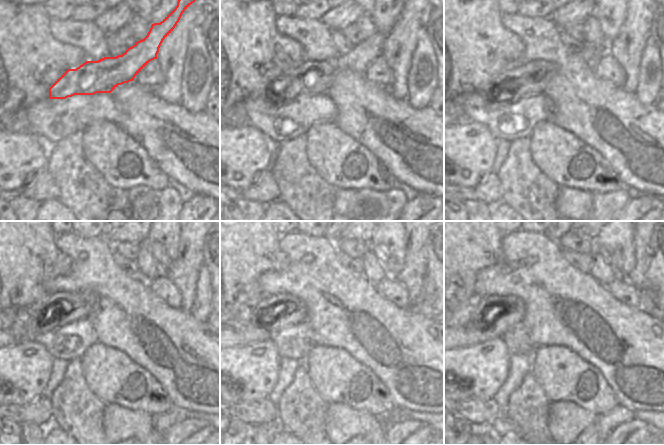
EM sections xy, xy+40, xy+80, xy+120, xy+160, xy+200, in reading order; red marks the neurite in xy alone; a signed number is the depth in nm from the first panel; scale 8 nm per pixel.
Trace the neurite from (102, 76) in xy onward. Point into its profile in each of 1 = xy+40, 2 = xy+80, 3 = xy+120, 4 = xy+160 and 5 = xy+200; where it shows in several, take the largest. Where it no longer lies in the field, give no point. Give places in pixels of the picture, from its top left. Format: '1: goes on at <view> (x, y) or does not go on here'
1: goes on at xy+40 (311, 77)
2: goes on at xy+80 (531, 78)
3: goes on at xy+120 (69, 307)
4: goes on at xy+160 (292, 310)
5: goes on at xy+200 (513, 312)

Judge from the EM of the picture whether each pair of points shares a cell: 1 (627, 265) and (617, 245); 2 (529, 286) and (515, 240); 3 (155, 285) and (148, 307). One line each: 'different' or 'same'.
1: same
2: same
3: different

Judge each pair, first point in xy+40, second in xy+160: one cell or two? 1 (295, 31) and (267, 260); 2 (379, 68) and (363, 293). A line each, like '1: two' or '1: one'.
1: two
2: two

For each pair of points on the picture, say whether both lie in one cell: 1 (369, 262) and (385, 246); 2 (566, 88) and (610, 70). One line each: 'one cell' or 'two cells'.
1: two cells
2: two cells

